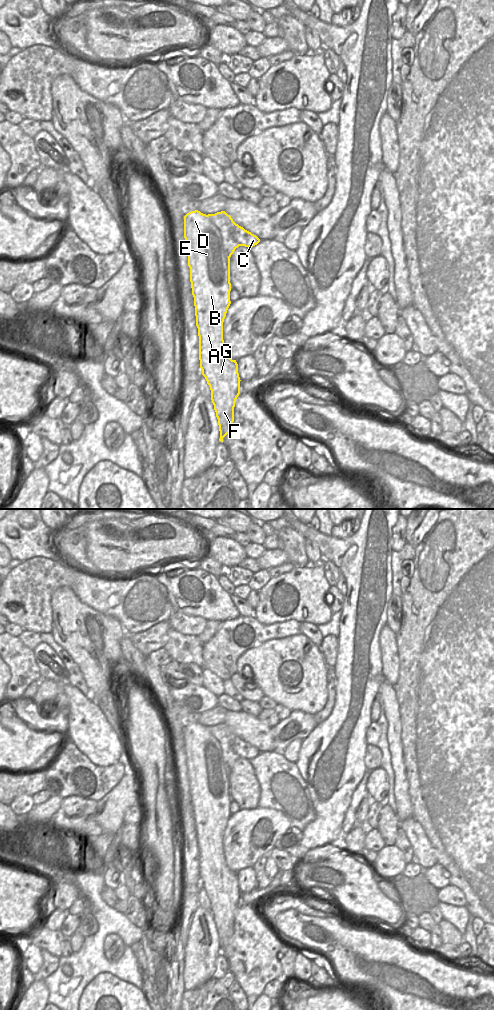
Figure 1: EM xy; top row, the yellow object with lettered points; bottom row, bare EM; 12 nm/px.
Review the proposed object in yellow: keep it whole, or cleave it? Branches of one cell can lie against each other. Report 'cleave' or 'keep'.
cleave

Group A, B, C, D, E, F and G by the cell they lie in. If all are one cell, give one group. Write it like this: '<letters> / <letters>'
A B D E F G / C

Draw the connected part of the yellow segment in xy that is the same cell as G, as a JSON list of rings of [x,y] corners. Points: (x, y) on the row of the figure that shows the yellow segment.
[[[198,210],[184,216],[184,238],[187,245],[190,282],[194,297],[196,326],[199,336],[199,360],[202,375],[211,390],[211,400],[218,419],[220,441],[229,433],[234,422],[234,407],[240,394],[238,364],[226,353],[223,340],[223,322],[230,301],[230,257],[223,247],[219,229],[208,215]]]

